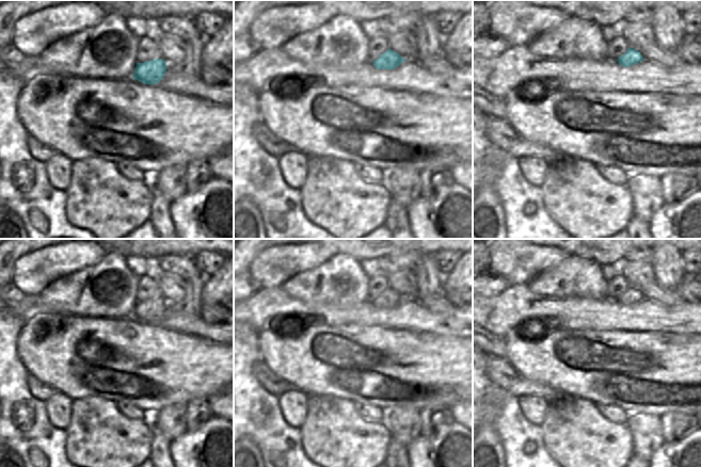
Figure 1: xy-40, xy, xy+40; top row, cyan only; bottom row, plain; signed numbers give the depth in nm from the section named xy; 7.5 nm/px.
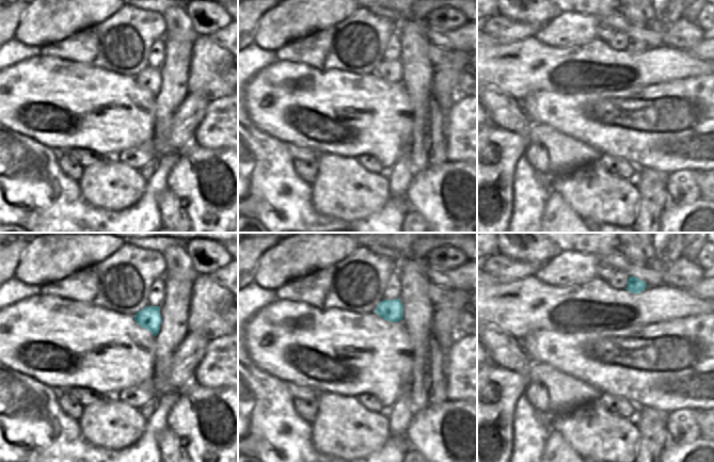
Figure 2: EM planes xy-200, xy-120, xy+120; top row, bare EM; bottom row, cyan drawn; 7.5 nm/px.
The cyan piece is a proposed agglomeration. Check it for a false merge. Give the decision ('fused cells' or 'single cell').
single cell

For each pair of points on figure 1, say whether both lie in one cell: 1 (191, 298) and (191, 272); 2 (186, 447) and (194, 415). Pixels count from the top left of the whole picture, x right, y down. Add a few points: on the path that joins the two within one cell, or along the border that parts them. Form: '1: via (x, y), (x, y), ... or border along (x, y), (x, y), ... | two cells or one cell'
1: via (191, 291), (191, 278) | one cell
2: border along (211, 417), (198, 427), (186, 432) | two cells

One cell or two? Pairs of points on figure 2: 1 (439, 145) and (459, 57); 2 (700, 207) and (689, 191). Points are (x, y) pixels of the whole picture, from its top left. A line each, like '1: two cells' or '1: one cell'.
1: two cells
2: two cells

